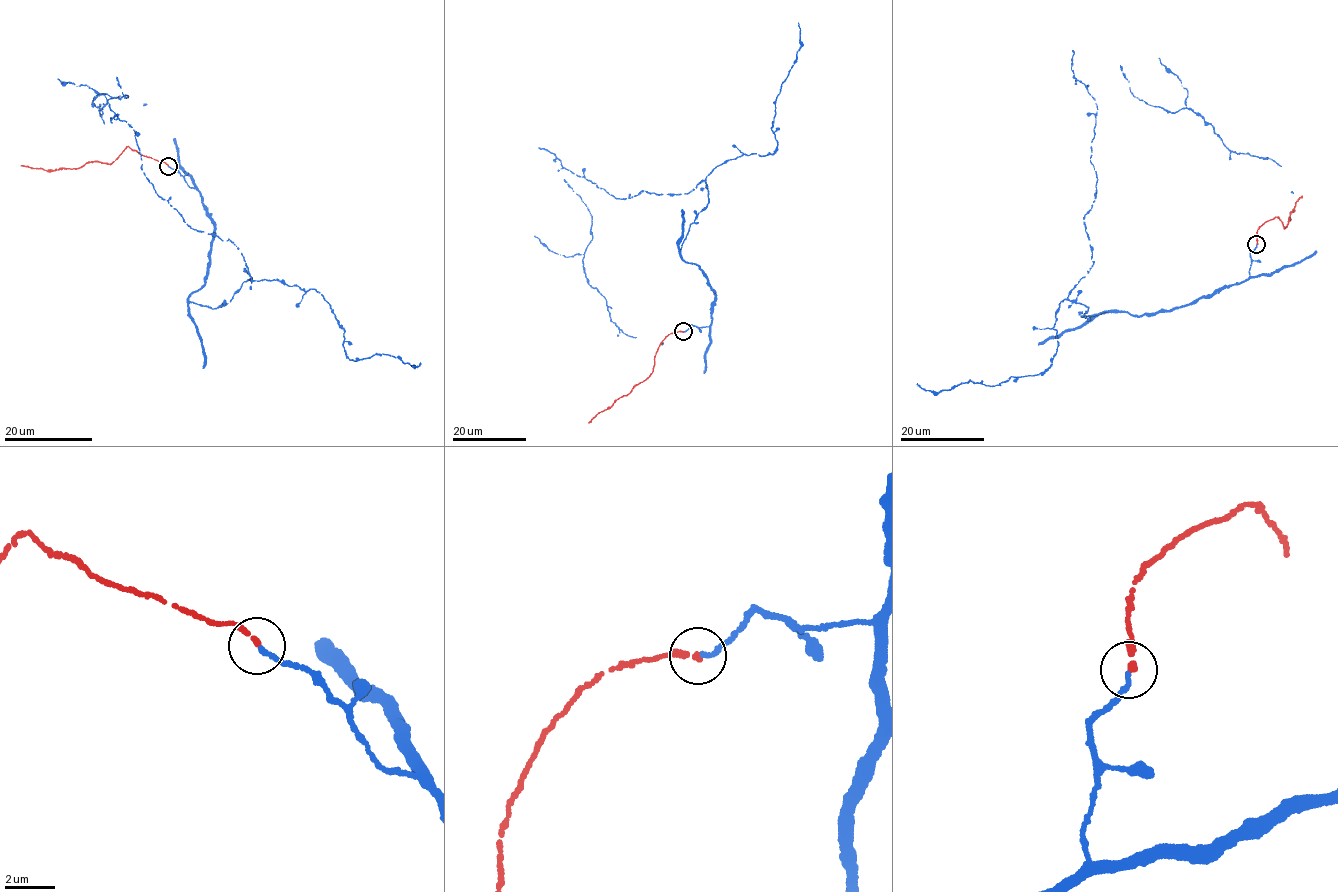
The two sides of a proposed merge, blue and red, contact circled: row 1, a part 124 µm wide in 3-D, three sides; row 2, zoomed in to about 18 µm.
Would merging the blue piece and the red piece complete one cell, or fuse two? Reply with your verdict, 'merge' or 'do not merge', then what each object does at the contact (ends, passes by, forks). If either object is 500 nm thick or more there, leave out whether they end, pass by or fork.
merge; blue ends; red ends

